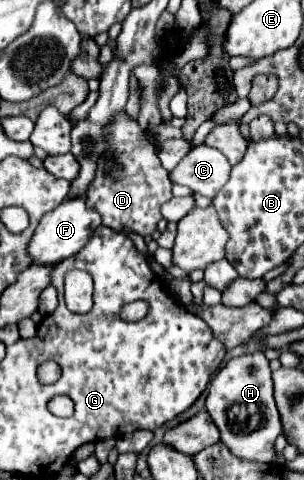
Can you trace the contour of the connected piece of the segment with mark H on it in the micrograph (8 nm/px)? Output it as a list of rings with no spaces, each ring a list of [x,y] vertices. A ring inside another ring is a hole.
[[[262,351],[230,359],[208,385],[206,409],[220,429],[222,443],[240,459],[270,463],[274,459],[274,439],[280,431],[280,415],[272,397],[272,373]]]

